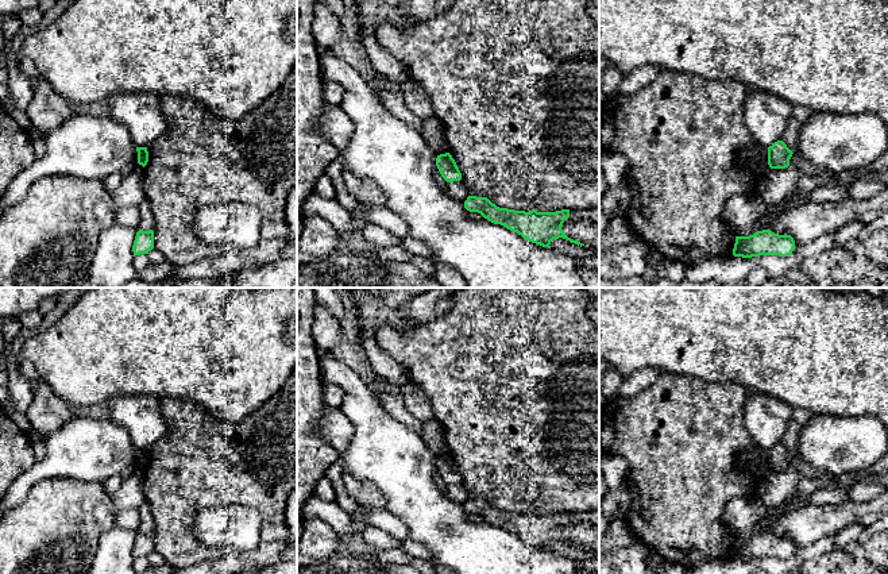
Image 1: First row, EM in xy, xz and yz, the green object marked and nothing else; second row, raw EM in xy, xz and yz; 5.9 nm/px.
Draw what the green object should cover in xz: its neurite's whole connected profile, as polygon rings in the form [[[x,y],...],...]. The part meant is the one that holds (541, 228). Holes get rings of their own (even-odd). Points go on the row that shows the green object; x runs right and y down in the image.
[[[468,196],[464,208],[470,212],[478,212],[489,221],[501,224],[524,239],[548,249],[551,249],[551,242],[559,238],[584,246],[563,232],[561,226],[564,221],[590,221],[599,227],[599,204],[586,209],[561,209],[556,212],[532,209],[525,212],[499,208],[487,197]]]

